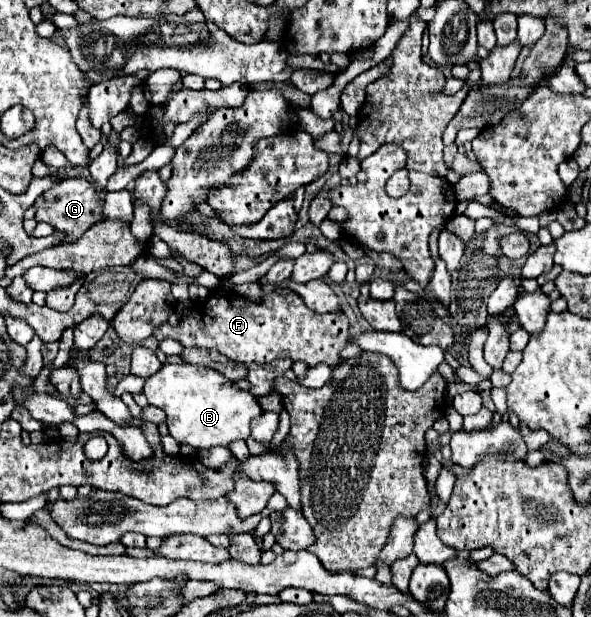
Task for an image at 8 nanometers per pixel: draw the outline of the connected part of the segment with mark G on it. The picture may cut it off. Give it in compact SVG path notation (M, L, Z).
M64 179L62 185L56 185L54 189L48 189L46 193L42 193L36 203L36 221L46 221L50 225L56 227L56 231L64 231L66 241L74 241L74 237L80 237L86 229L90 229L90 225L94 225L96 221L102 219L102 205L104 201L98 197L94 185L86 179Z

